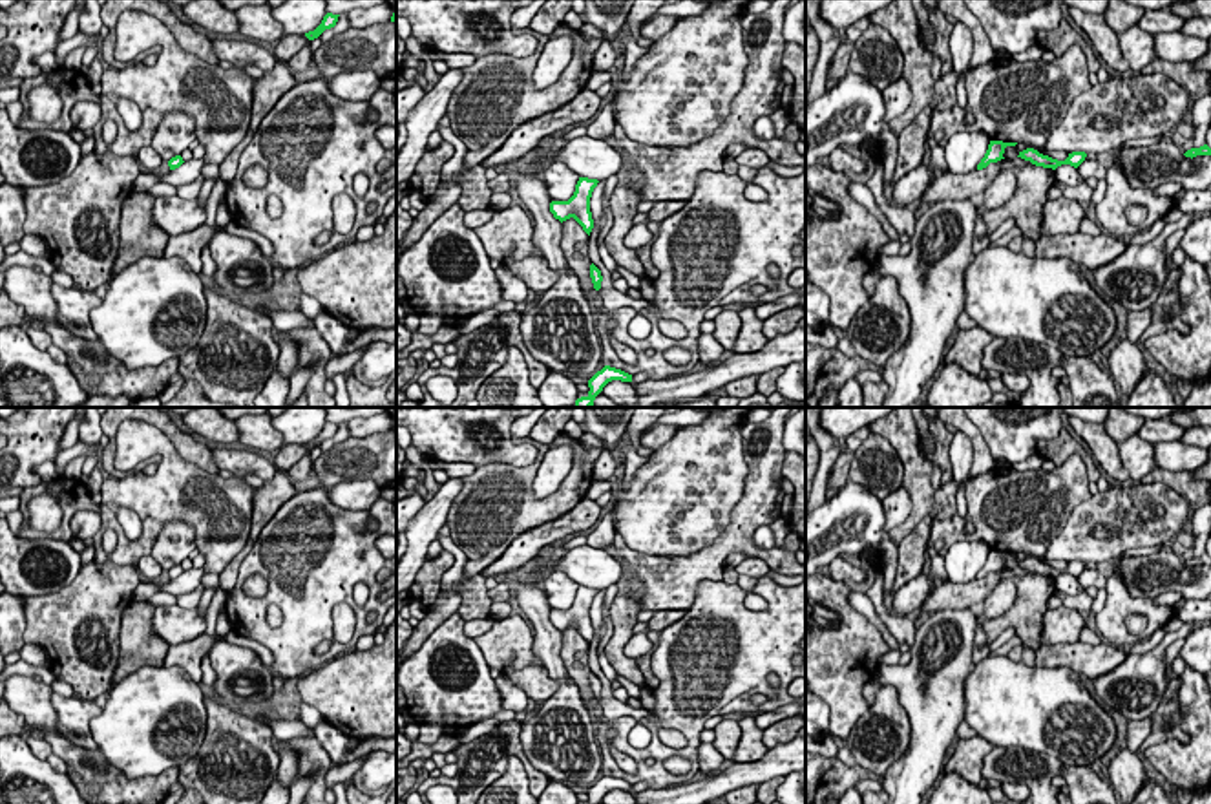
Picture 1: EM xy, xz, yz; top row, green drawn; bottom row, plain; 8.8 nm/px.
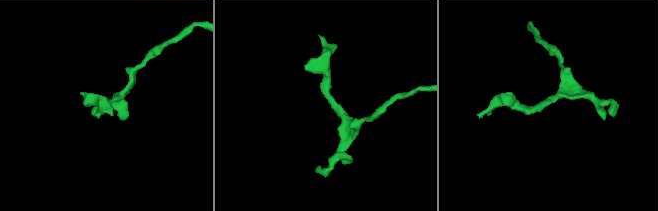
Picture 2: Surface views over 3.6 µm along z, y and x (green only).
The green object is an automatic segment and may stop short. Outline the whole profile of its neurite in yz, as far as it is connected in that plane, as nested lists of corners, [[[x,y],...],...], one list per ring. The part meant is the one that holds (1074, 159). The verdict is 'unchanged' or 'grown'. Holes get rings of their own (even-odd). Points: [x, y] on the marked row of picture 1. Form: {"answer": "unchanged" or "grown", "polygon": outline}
{"answer": "unchanged", "polygon": [[[1027,148],[1027,150],[1019,152],[1017,157],[1030,161],[1036,166],[1056,170],[1061,164],[1070,164],[1070,166],[1078,168],[1085,161],[1087,153],[1085,152],[1072,152],[1072,153],[1069,153],[1069,157],[1065,161],[1058,161],[1058,159],[1039,153],[1034,148]]]}

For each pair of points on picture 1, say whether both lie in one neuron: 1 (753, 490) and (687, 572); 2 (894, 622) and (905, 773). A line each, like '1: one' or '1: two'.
1: one
2: two

